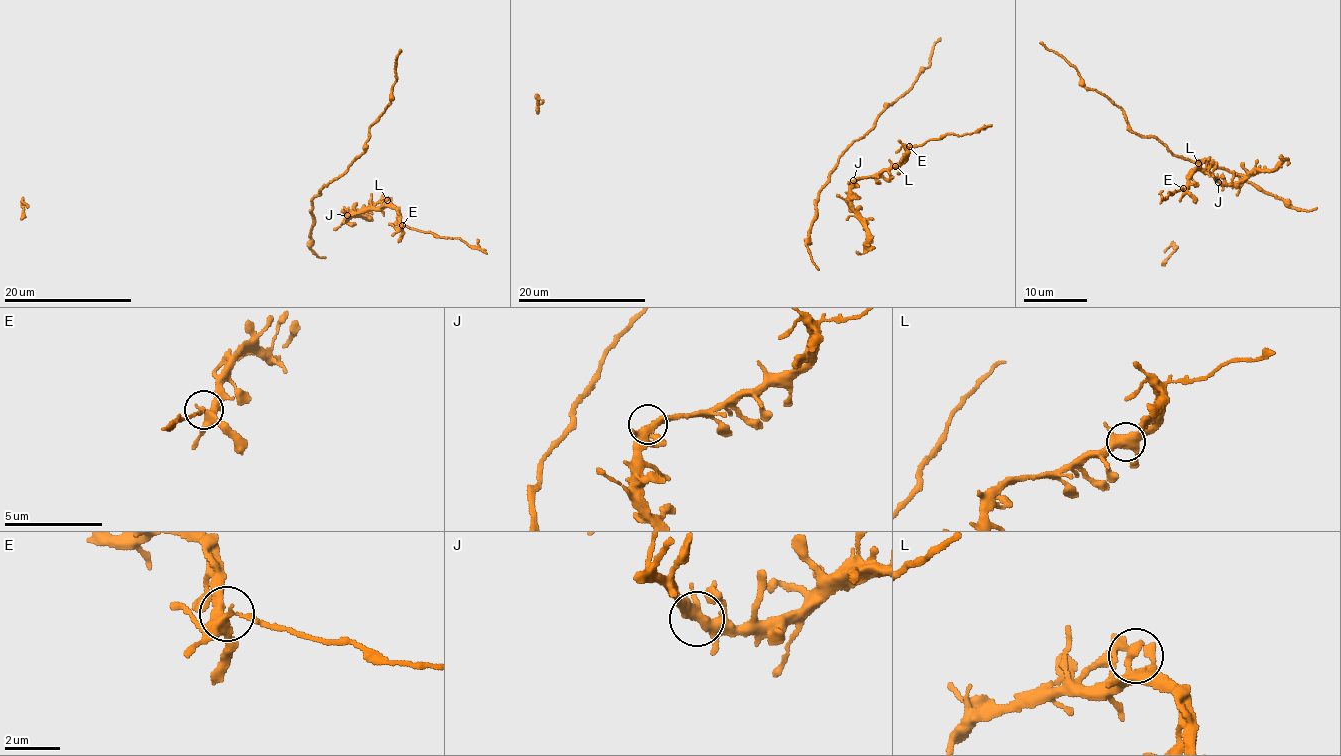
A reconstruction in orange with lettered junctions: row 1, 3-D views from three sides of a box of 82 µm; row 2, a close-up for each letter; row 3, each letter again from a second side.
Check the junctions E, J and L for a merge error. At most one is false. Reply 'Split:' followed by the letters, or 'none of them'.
Split: E

